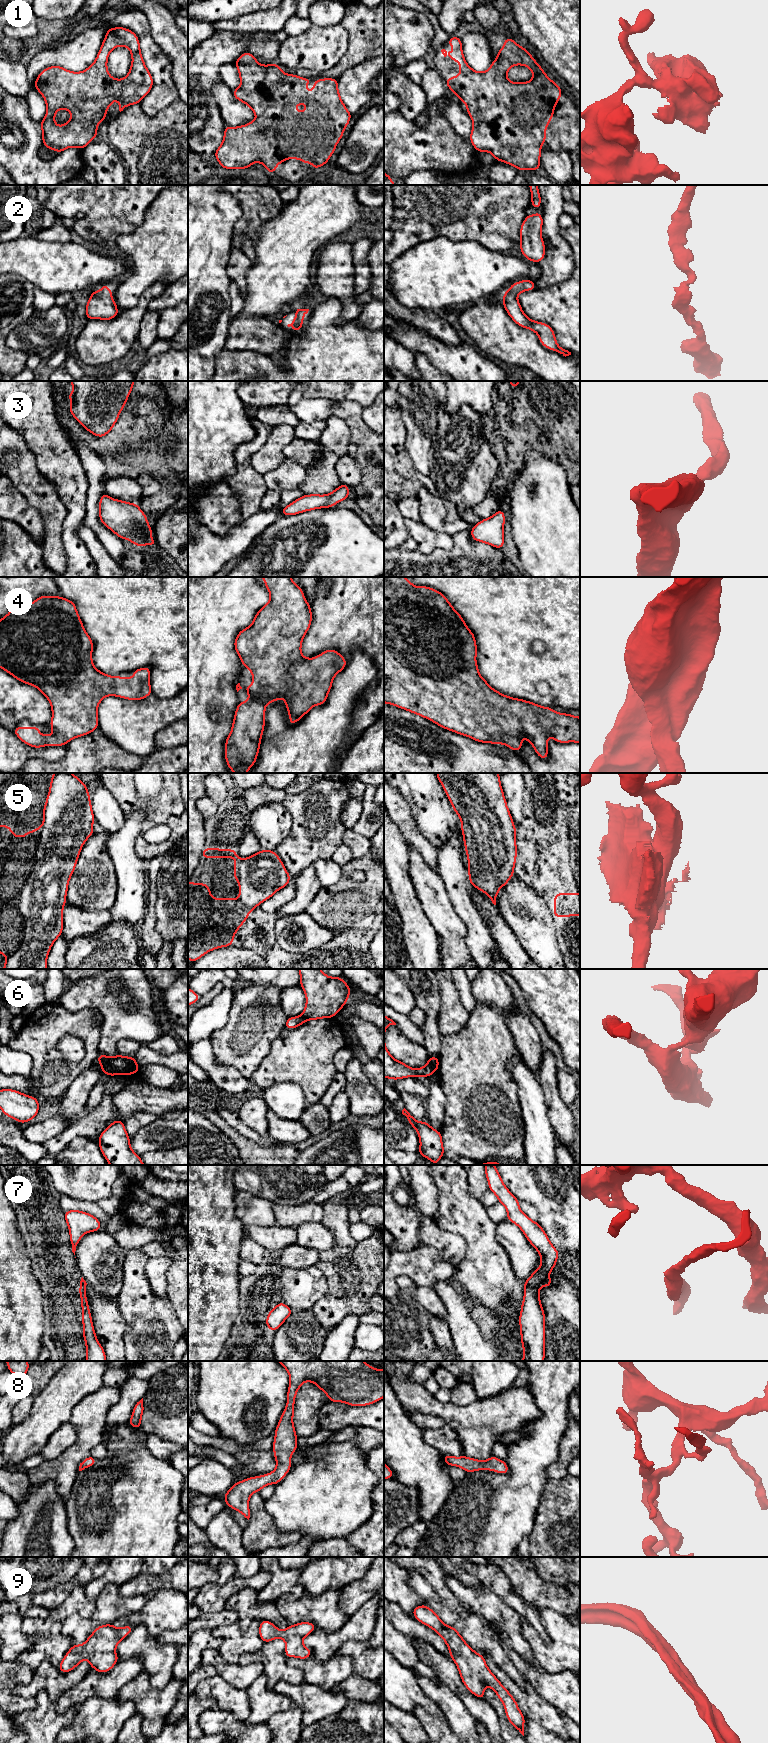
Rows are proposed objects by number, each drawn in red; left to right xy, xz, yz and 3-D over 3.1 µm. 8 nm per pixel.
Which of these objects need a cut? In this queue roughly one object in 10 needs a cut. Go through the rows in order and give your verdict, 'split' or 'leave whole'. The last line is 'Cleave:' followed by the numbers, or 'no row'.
1: leave whole
2: leave whole
3: leave whole
4: leave whole
5: leave whole
6: split
7: leave whole
8: leave whole
9: leave whole
Cleave: 6

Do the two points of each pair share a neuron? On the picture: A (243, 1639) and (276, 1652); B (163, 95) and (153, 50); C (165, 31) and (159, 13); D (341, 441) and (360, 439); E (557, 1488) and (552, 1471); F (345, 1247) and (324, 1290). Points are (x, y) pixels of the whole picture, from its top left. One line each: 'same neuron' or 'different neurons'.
A: different neurons
B: same neuron
C: same neuron
D: different neurons
E: different neurons
F: different neurons

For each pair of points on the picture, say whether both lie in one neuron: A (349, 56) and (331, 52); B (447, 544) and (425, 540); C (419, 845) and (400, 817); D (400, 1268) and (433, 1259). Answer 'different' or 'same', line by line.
A: different
B: same
C: same
D: same

